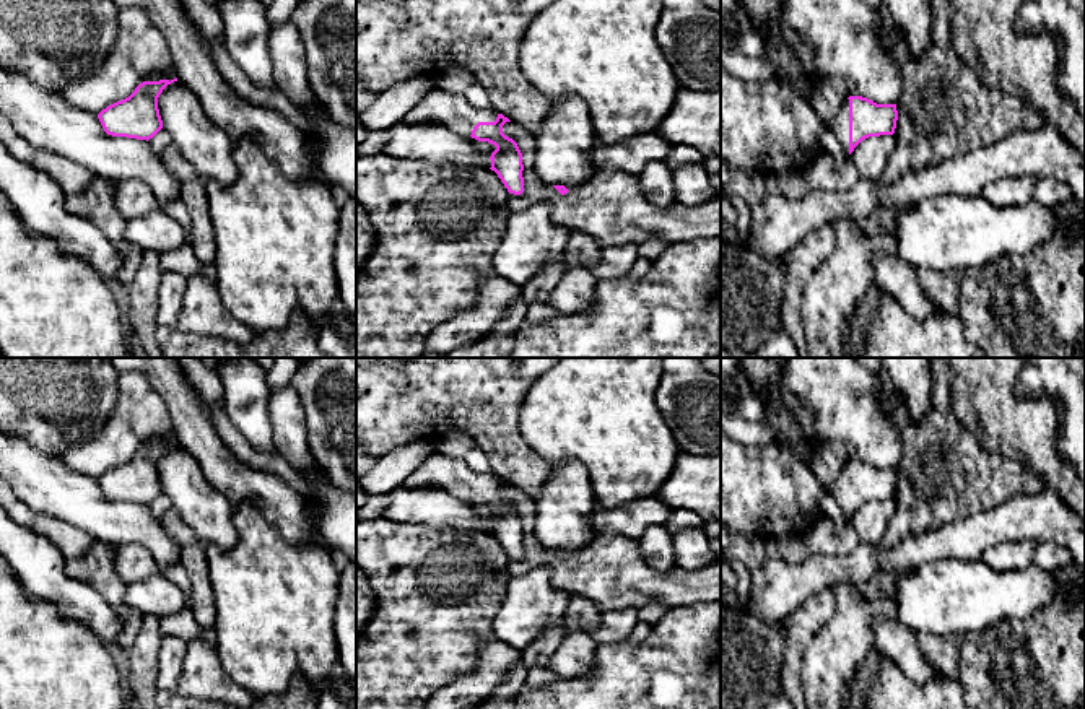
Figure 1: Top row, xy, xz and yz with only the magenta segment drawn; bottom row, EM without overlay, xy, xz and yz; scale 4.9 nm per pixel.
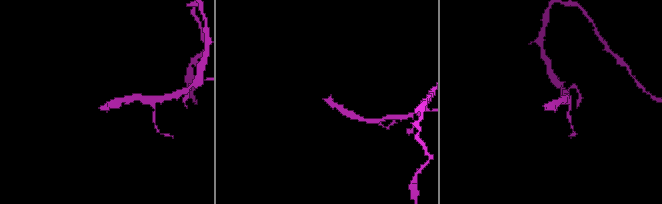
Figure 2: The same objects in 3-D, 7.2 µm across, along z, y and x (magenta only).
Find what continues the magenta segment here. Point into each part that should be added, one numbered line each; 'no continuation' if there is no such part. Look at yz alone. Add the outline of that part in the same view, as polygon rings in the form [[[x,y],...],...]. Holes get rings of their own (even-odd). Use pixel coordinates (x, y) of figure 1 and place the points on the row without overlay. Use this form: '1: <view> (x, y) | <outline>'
1: yz (840, 490) | [[[846,463],[839,472],[834,485],[831,486],[831,493],[843,514],[849,519],[849,463]]]

